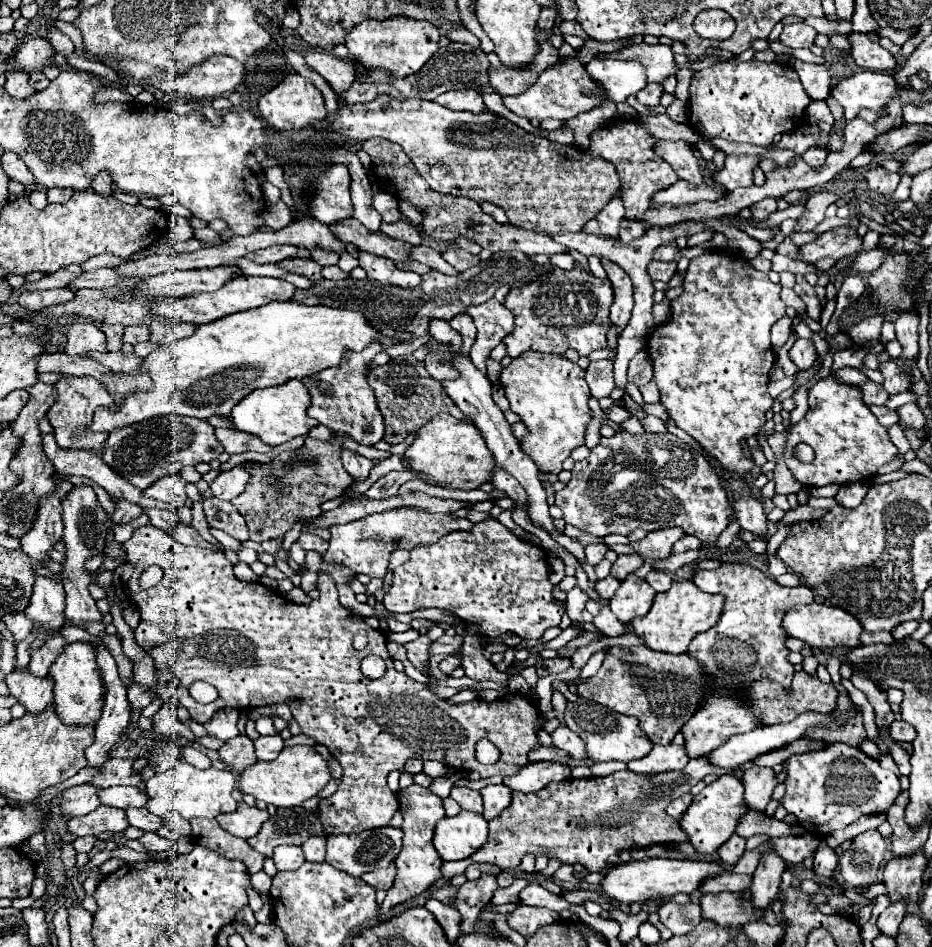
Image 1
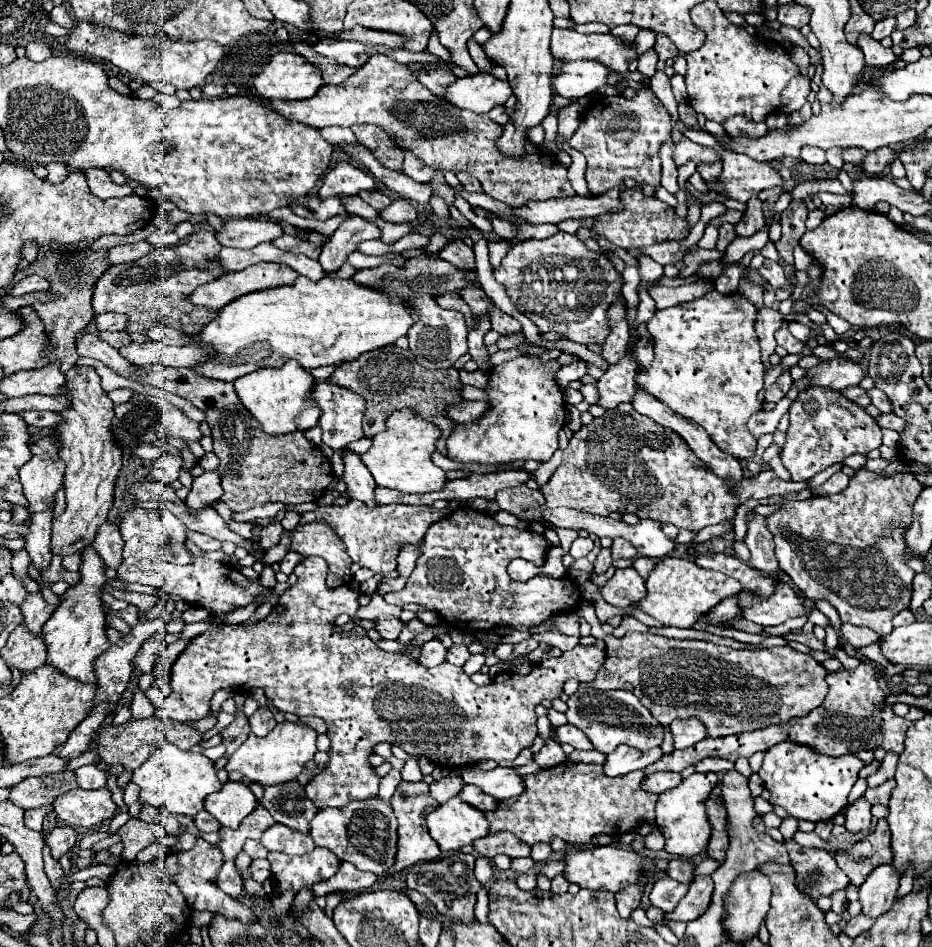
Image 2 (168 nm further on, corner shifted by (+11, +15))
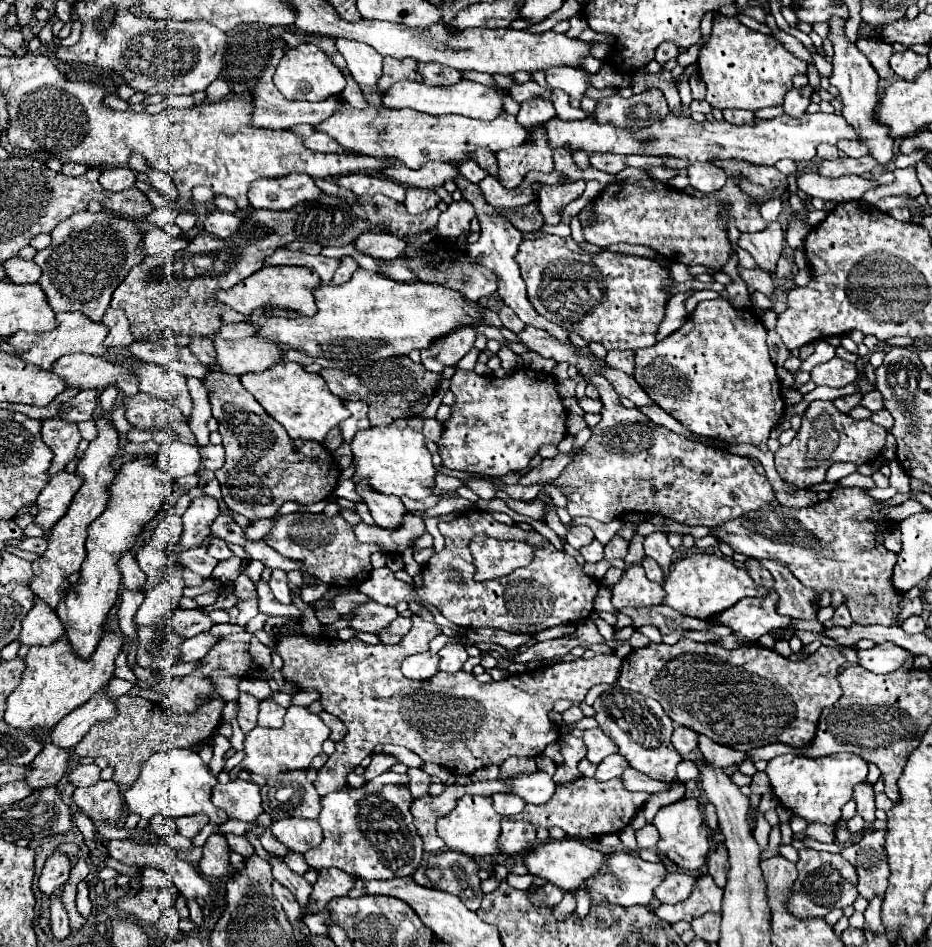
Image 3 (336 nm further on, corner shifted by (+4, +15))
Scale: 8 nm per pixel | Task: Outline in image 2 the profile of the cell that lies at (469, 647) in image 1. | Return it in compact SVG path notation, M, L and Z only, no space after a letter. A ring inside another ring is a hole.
M451 645L447 651L447 661L457 667L463 667L469 657L471 657L471 653L469 653L467 645Z

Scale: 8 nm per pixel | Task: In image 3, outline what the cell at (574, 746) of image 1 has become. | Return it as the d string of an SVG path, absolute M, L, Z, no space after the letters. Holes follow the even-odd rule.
M588 729L588 731L584 731L584 741L586 741L586 747L588 747L588 759L594 765L602 763L612 753L618 753L616 743L610 737L606 737L602 733L602 729Z

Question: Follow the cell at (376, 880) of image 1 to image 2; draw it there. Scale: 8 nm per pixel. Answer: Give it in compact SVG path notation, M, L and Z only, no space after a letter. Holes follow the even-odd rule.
M341 863L341 869L335 877L331 877L331 881L323 881L319 885L315 885L315 895L327 895L335 889L345 889L345 891L353 891L353 893L363 893L367 889L373 887L373 883L377 881L377 877L373 873L367 871L359 871L355 865L349 863Z

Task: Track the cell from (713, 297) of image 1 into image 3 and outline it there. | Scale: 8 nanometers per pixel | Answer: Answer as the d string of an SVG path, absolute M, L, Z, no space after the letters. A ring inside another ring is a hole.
M724 297L702 301L676 333L652 347L634 349L634 359L634 379L648 393L648 397L696 435L706 435L732 445L760 445L768 441L770 431L778 425L778 419L784 413L782 387L776 377L776 367L768 355L766 329L762 321L756 317L746 321L744 311L734 309Z

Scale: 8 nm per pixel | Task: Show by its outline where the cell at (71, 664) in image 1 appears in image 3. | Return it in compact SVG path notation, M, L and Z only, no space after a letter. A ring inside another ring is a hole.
M140 455L138 459L124 463L118 469L118 475L114 483L108 489L108 505L106 511L94 519L88 527L88 539L86 539L86 561L82 563L80 579L76 585L72 585L66 595L64 595L64 607L56 607L56 613L66 629L66 635L74 647L74 651L82 657L90 657L102 637L102 625L106 623L108 611L114 607L118 599L118 589L120 589L120 569L118 561L120 557L130 551L138 535L142 533L144 525L150 523L160 507L168 501L172 495L174 481L170 479L168 473L160 471L156 465L154 455Z

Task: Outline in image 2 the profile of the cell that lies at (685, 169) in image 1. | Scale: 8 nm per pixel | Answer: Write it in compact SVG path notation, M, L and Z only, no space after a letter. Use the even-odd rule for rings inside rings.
M683 137L679 143L675 143L675 151L673 151L673 161L677 163L677 167L685 165L687 161L695 161L695 163L707 163L707 161L717 161L719 155L709 149L709 147L701 147L693 141L689 141L687 137Z

